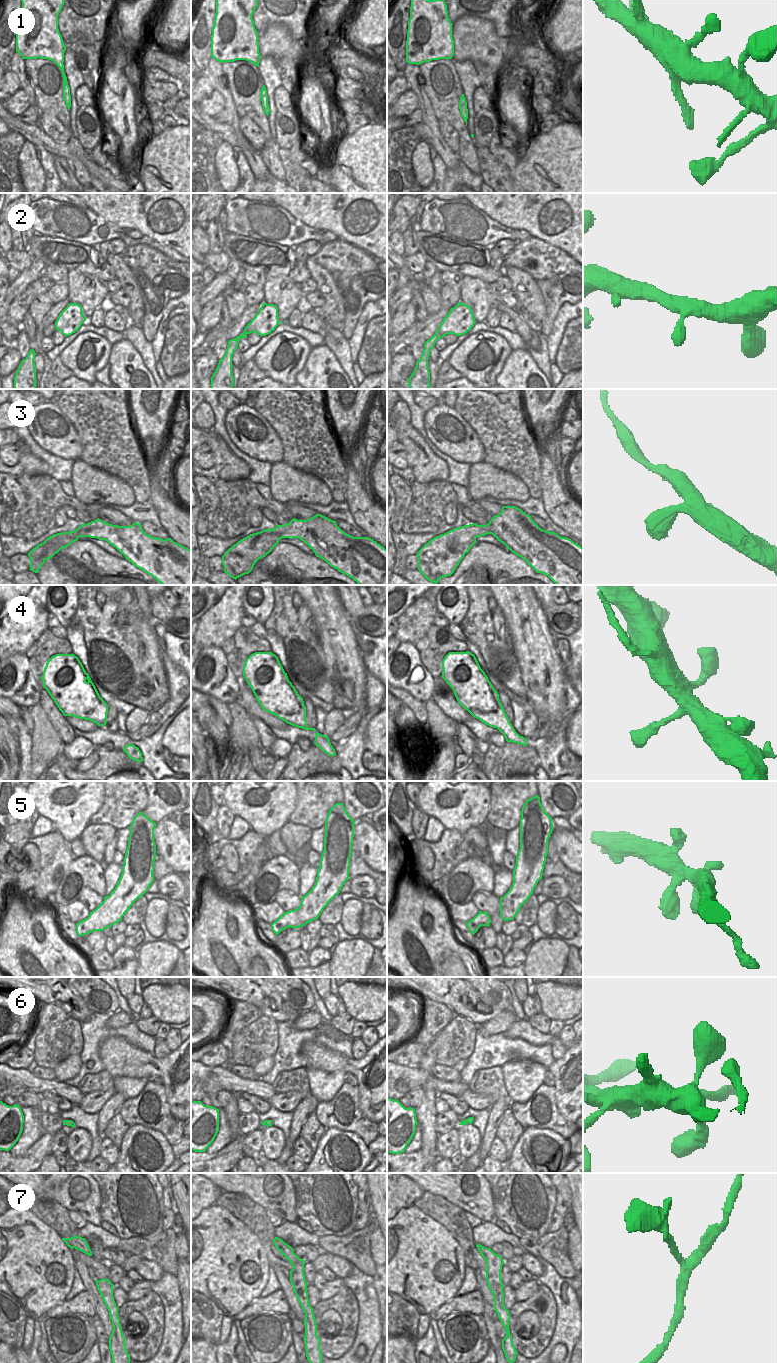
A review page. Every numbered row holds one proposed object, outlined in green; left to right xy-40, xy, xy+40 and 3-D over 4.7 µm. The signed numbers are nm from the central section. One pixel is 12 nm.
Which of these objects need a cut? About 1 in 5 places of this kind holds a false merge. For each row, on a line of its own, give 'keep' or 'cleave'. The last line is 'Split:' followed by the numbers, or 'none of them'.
1: keep
2: keep
3: keep
4: keep
5: keep
6: cleave
7: keep
Split: 6

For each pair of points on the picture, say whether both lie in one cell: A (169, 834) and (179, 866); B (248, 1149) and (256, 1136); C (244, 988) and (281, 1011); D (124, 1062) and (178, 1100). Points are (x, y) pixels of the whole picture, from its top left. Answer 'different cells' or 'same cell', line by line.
A: same cell
B: same cell
C: same cell
D: same cell

